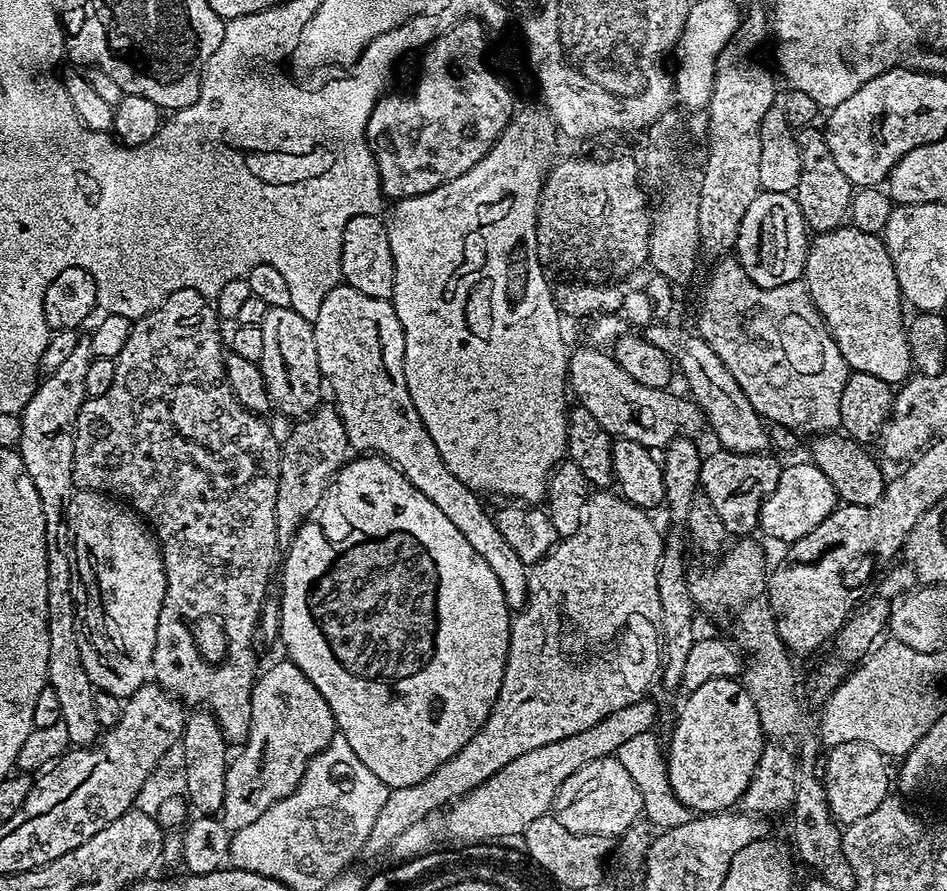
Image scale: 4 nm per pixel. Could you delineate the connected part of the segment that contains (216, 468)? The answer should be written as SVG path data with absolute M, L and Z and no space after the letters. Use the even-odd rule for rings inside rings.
M174 290L160 308L155 308L141 320L133 323L130 338L126 346L122 346L122 354L115 358L114 386L106 390L106 394L93 396L85 400L77 416L76 433L74 438L73 478L77 489L90 492L103 492L116 498L123 498L150 525L164 556L166 570L166 594L162 614L158 614L158 634L154 642L153 675L155 683L169 692L185 705L203 706L215 716L220 724L220 735L229 745L240 746L248 738L248 731L252 725L252 687L256 685L258 667L256 668L256 640L260 627L260 611L265 600L269 599L268 583L273 583L272 571L277 571L278 554L282 545L278 542L276 533L276 499L278 498L278 478L280 477L280 458L282 444L272 433L270 425L264 421L263 415L244 408L242 402L232 393L228 385L228 370L226 367L226 344L220 341L221 321L218 319L217 309L210 303L209 297L198 294L198 290ZM201 612L224 612L228 616L228 624L236 620L240 624L240 648L232 652L232 664L228 668L204 668L200 664L200 656L196 656L196 648L192 648L192 640L188 640L188 632L184 632L184 616L200 616Z

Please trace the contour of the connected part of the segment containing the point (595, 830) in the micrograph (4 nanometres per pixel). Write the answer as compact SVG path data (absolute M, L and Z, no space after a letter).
M616 756L594 759L570 774L559 787L552 807L556 820L571 833L590 833L609 838L627 832L641 819L643 810L641 791Z

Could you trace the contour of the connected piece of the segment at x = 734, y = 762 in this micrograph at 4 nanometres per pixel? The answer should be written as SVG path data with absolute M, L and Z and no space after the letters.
M718 678L705 682L703 686L698 686L698 690L687 693L683 698L684 705L676 720L672 742L666 746L669 784L678 799L693 813L711 814L735 809L744 796L746 786L755 777L760 753L766 743L764 732L760 729L758 710L736 678Z

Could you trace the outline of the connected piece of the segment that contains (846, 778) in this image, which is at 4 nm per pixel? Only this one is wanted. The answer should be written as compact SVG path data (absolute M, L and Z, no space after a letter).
M844 742L827 751L824 763L826 772L822 783L832 817L837 823L847 826L876 810L890 794L887 759L874 746L864 742Z

